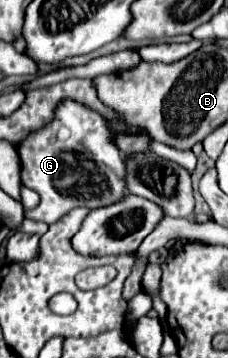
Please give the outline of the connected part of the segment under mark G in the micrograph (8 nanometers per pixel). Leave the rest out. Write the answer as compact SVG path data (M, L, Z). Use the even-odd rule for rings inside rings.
M63 101L57 107L53 125L31 133L19 143L17 153L21 157L21 183L41 197L41 203L33 211L25 211L25 217L51 225L71 209L107 207L129 195L127 167L113 143L107 121L101 121L99 113L75 101Z

